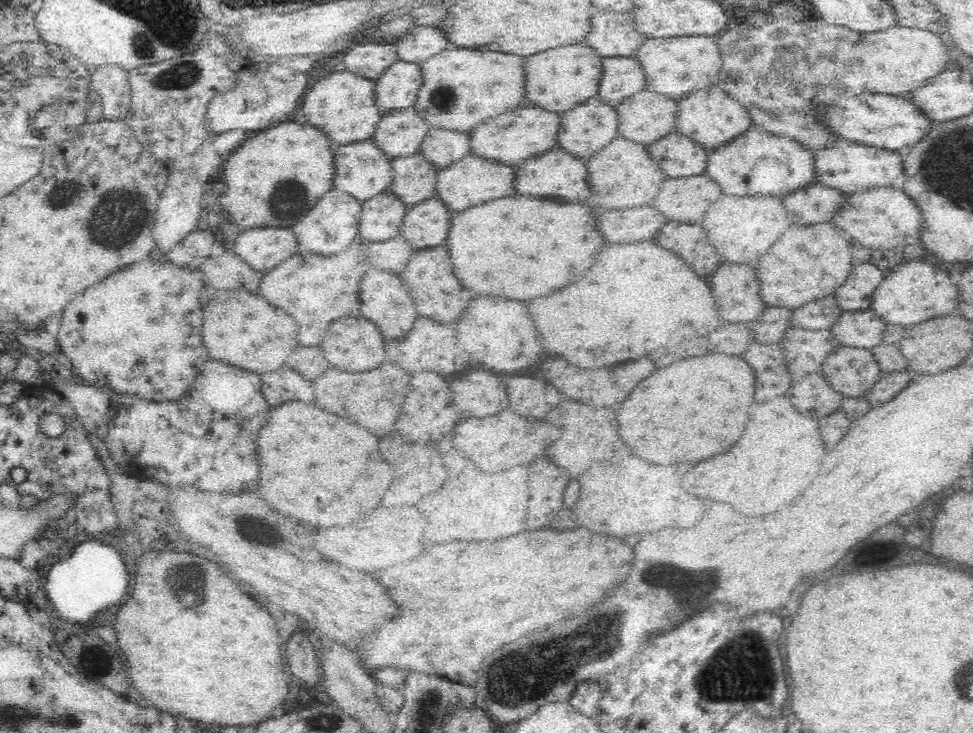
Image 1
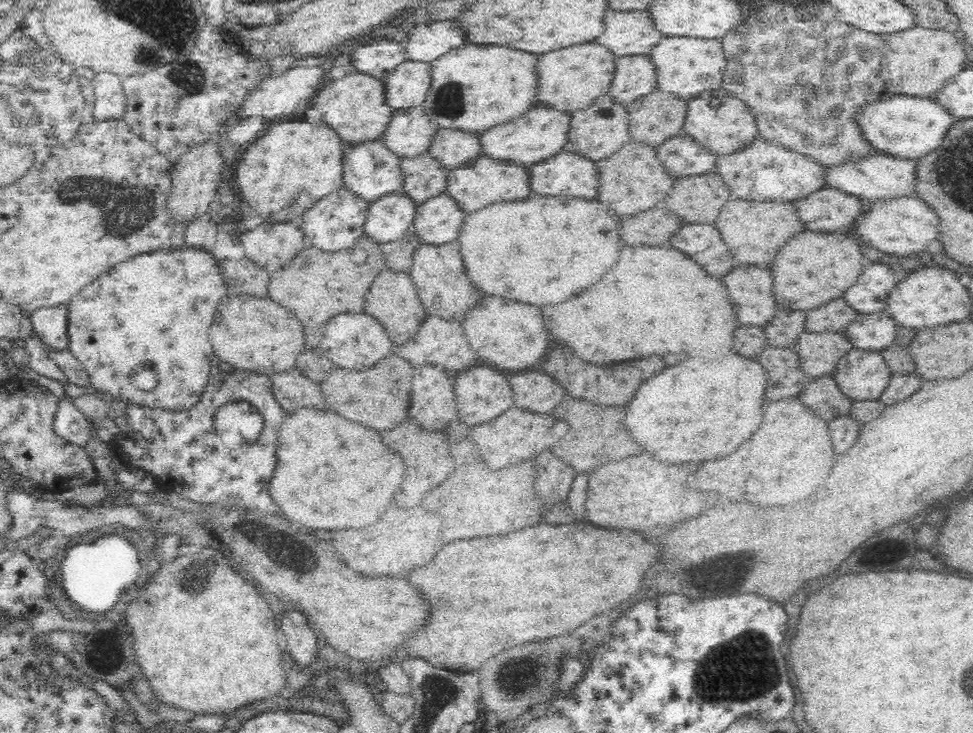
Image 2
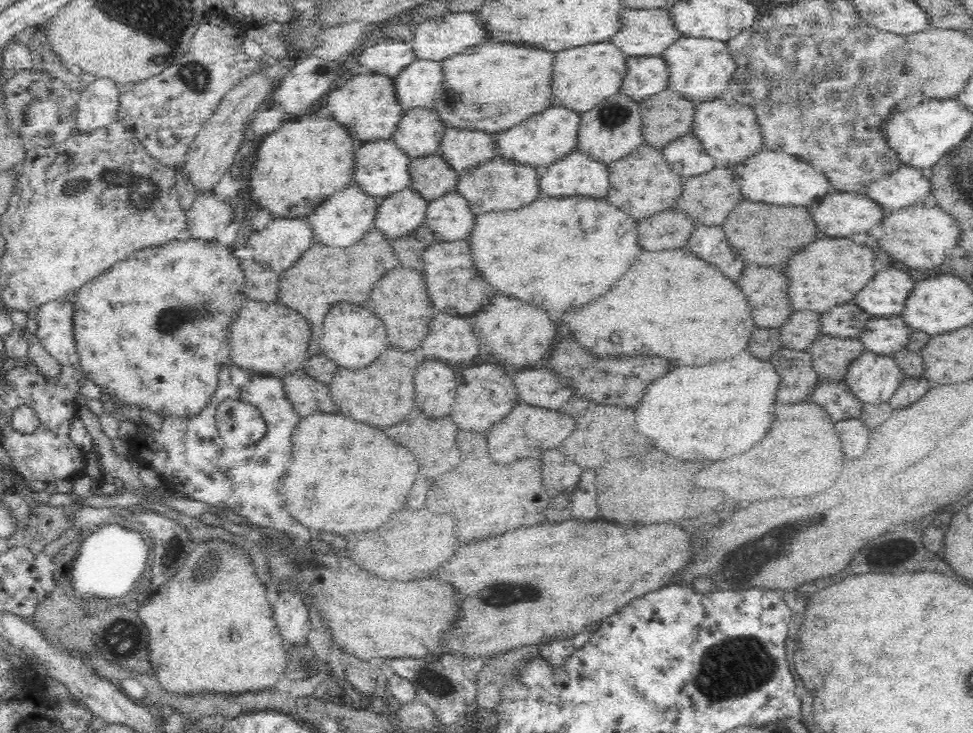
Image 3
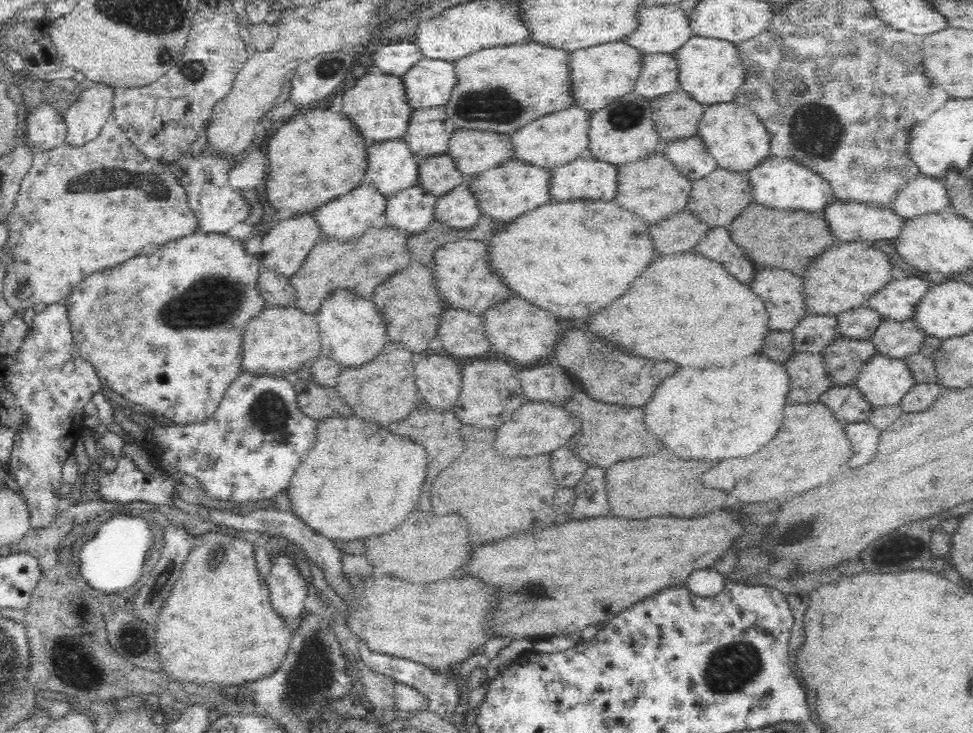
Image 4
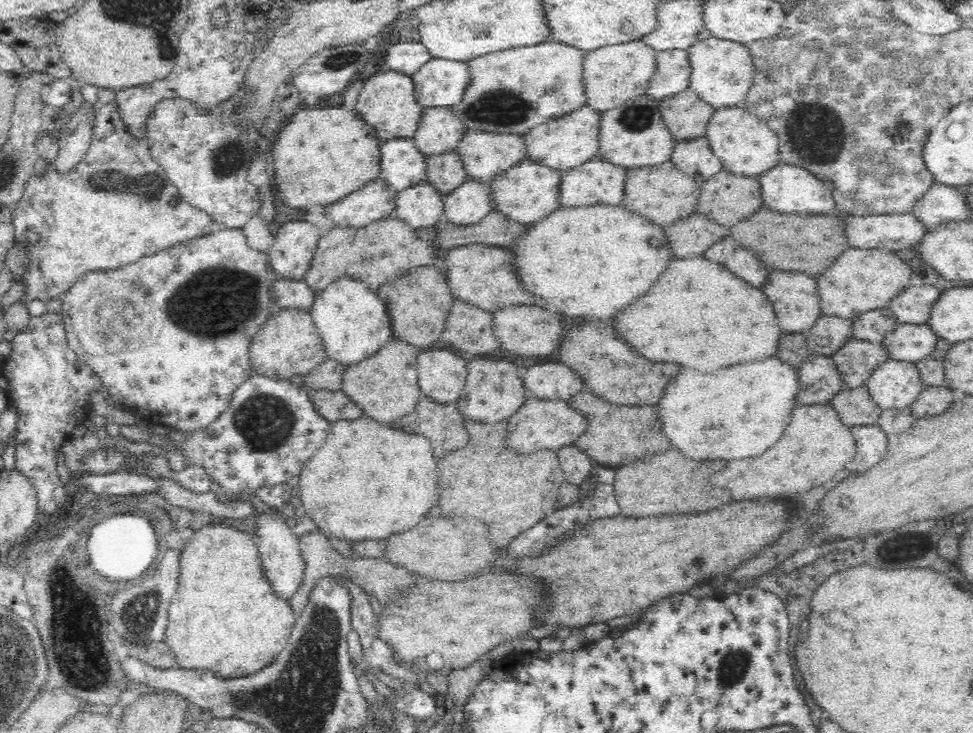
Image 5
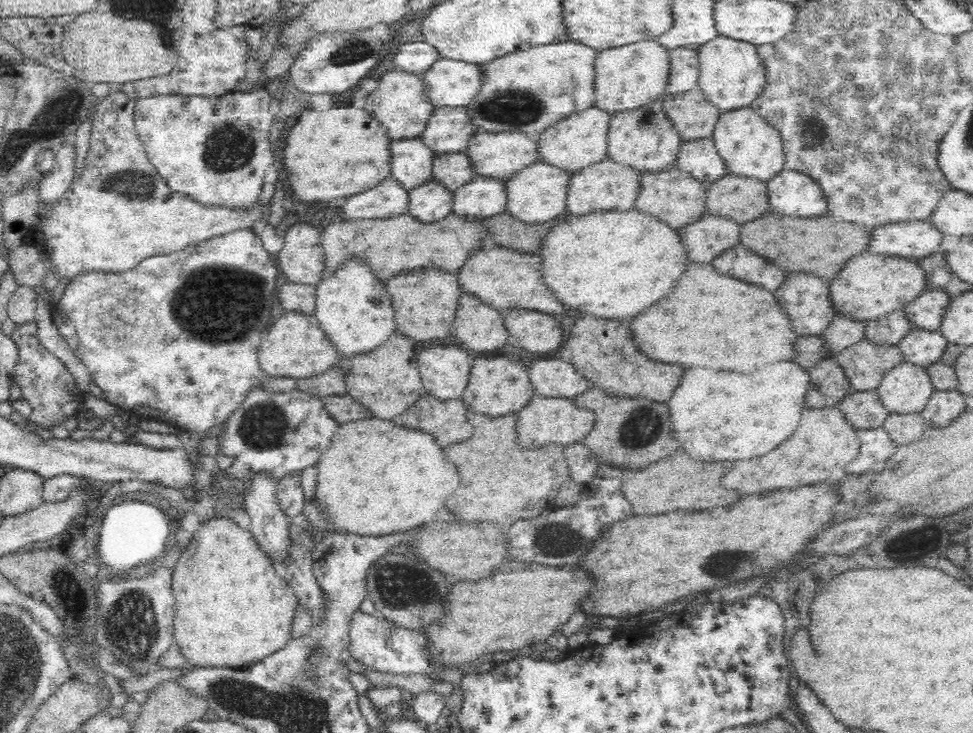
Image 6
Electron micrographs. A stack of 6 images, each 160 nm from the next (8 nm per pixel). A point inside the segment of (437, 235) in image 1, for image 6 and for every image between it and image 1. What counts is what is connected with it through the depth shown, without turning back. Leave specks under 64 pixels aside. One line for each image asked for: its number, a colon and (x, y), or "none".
2: (437, 221)
3: (449, 217)
4: (457, 209)
5: (469, 203)
6: (483, 197)

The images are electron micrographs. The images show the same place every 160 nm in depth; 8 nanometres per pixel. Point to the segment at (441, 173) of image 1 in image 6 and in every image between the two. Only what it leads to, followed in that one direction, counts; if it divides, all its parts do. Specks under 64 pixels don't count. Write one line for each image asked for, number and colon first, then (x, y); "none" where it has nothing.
2: (486, 180)
3: (493, 185)
4: (503, 193)
5: (527, 192)
6: (537, 193)

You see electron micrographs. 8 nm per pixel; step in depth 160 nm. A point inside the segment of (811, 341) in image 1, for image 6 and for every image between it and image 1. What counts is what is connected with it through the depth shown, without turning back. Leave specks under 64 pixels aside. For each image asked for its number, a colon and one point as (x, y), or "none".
2: (818, 352)
3: (831, 355)
4: (842, 359)
5: (855, 359)
6: (864, 363)

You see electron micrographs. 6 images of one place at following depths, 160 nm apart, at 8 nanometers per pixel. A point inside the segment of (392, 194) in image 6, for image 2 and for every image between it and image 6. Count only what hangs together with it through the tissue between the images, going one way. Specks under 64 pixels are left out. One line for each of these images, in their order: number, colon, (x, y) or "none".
2: (334, 223)
3: (343, 219)
4: (346, 218)
5: (374, 202)

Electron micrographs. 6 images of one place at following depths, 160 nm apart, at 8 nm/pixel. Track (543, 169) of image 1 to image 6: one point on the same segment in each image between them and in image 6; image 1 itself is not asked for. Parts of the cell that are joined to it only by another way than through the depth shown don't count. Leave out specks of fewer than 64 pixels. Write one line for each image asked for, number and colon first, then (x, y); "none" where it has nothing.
2: (566, 173)
3: (576, 173)
4: (584, 177)
5: (594, 182)
6: (609, 185)

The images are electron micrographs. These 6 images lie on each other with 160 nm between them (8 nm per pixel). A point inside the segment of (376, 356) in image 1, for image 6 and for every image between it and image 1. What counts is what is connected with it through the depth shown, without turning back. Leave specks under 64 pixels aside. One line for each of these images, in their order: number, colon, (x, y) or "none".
2: (354, 341)
3: (353, 337)
4: (351, 330)
5: (352, 321)
6: (353, 309)

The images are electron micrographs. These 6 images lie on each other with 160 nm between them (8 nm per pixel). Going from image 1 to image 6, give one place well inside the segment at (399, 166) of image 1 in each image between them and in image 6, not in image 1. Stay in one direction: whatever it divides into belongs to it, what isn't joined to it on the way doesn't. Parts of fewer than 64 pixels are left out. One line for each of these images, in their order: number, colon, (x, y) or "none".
2: (423, 176)
3: (431, 176)
4: (437, 174)
5: (445, 172)
6: (452, 170)

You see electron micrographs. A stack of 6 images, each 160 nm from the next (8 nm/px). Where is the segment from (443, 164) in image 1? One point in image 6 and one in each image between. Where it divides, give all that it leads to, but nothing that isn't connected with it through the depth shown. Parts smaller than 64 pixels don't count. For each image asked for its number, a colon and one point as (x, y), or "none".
2: (450, 148)
3: (463, 150)
4: (473, 151)
5: (484, 154)
6: (498, 156)

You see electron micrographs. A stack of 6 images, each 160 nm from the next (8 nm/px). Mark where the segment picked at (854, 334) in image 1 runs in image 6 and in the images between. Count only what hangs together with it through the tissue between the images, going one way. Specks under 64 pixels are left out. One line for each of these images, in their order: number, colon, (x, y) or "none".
2: (875, 332)
3: (884, 335)
4: (896, 340)
5: (909, 342)
6: (921, 347)

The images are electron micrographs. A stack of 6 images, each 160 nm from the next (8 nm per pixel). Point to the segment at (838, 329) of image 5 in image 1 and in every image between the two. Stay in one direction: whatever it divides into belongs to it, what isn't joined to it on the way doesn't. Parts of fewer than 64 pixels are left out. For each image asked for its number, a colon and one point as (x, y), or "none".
1: (773, 322)
2: (783, 330)
3: (798, 331)
4: (813, 332)

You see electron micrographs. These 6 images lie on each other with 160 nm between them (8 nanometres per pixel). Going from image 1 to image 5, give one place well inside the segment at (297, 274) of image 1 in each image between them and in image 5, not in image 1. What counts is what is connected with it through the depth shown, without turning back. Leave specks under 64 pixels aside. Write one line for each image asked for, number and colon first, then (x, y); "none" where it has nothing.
2: (316, 285)
3: (324, 276)
4: (360, 265)
5: (378, 253)

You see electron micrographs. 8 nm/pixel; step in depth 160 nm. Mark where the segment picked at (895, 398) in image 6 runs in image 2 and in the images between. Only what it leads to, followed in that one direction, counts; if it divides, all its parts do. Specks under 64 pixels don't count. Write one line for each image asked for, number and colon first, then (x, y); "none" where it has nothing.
2: (862, 375)
3: (872, 378)
4: (882, 381)
5: (893, 383)

